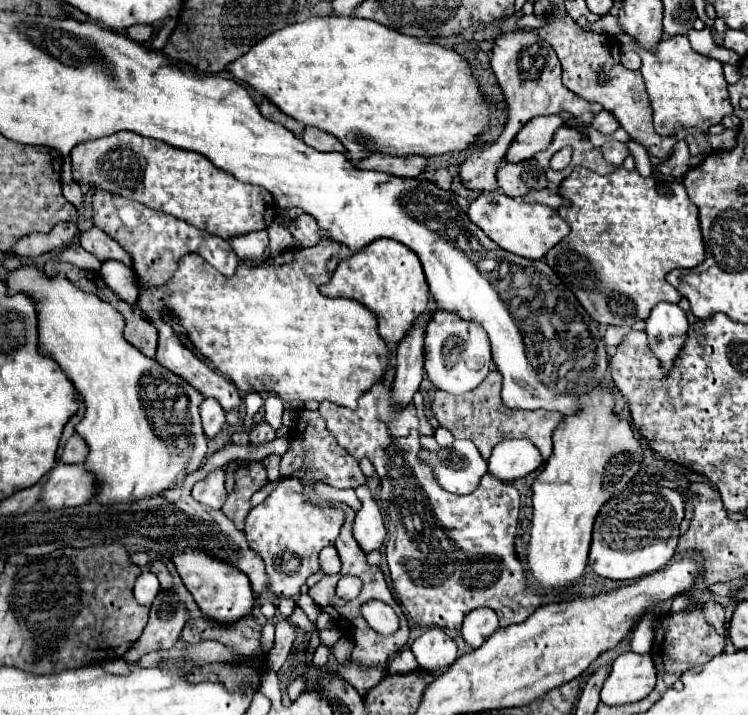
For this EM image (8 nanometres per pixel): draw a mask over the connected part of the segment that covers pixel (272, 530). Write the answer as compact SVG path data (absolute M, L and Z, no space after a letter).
M296 477L282 479L270 491L270 495L250 509L246 517L246 539L252 551L256 551L268 573L268 591L276 597L296 597L306 579L318 571L318 553L326 545L334 545L344 513L340 509L318 509L302 495L302 483Z

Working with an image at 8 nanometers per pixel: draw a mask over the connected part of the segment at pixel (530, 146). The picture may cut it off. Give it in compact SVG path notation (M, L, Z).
M542 115L542 117L534 117L534 121L528 121L520 133L514 137L508 153L506 153L506 161L516 163L516 161L524 161L528 157L534 157L538 151L546 149L546 145L550 145L556 129L560 129L564 125L564 121L558 115Z

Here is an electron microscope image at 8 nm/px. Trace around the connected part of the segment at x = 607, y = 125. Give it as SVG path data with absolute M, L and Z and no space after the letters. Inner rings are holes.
M600 111L600 113L594 115L594 121L592 121L590 127L596 129L596 131L600 131L602 135L612 135L620 125L618 125L618 121L614 119L612 113L608 113L608 111Z

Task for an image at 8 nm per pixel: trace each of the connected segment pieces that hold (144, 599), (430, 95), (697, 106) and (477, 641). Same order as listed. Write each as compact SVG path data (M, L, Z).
M142 573L138 579L136 579L136 585L134 585L134 597L140 605L152 605L154 597L158 595L160 591L160 583L158 583L158 577L154 573Z
M316 15L286 25L258 41L258 45L252 45L246 55L226 65L226 71L254 87L288 117L338 137L350 153L350 159L364 159L374 151L424 157L462 151L474 143L490 123L488 105L484 103L464 57L452 49L424 43L358 17Z
M620 35L618 41L620 45L624 45L622 47L624 51L632 49L642 59L640 71L654 113L654 127L660 135L674 135L684 127L698 127L702 131L708 131L712 125L718 125L724 115L732 113L728 83L722 73L722 63L696 53L690 47L686 35L676 35L660 41L654 53L642 49L638 41L634 41L630 35Z
M474 609L464 617L462 637L470 647L480 647L498 629L498 617L494 609Z

